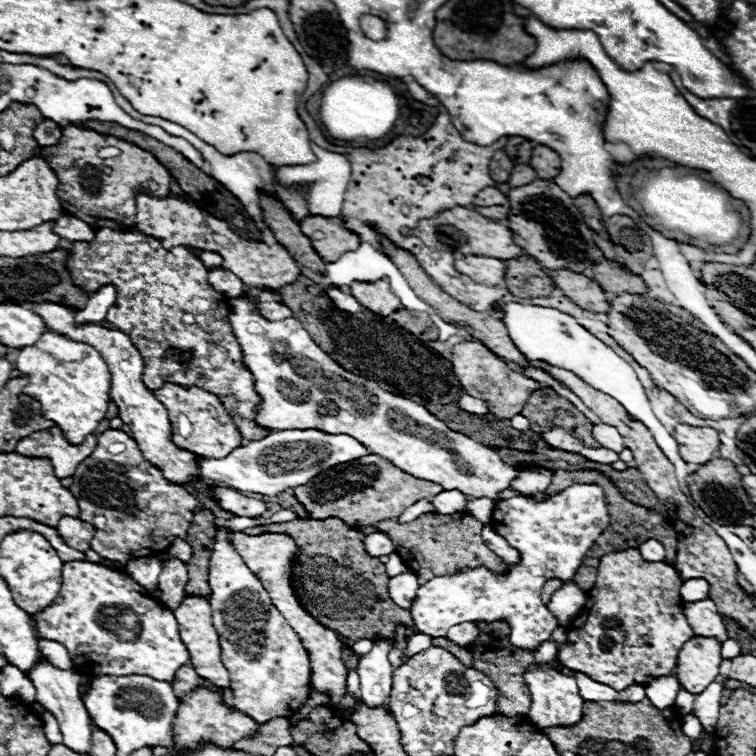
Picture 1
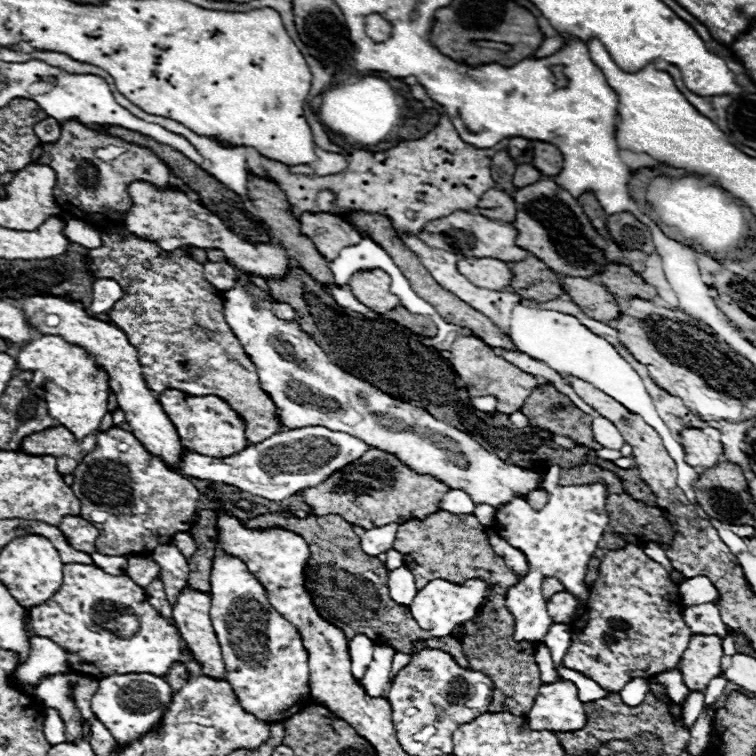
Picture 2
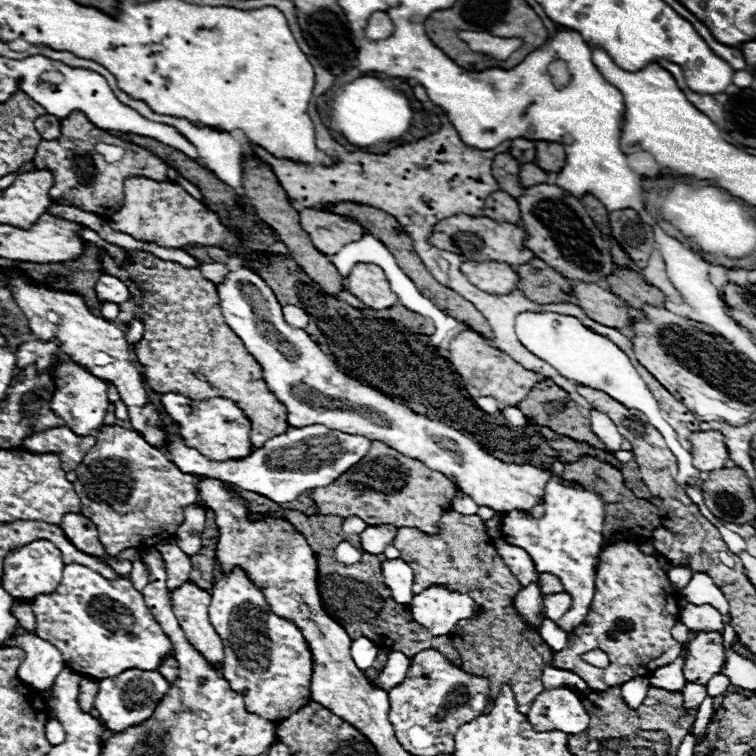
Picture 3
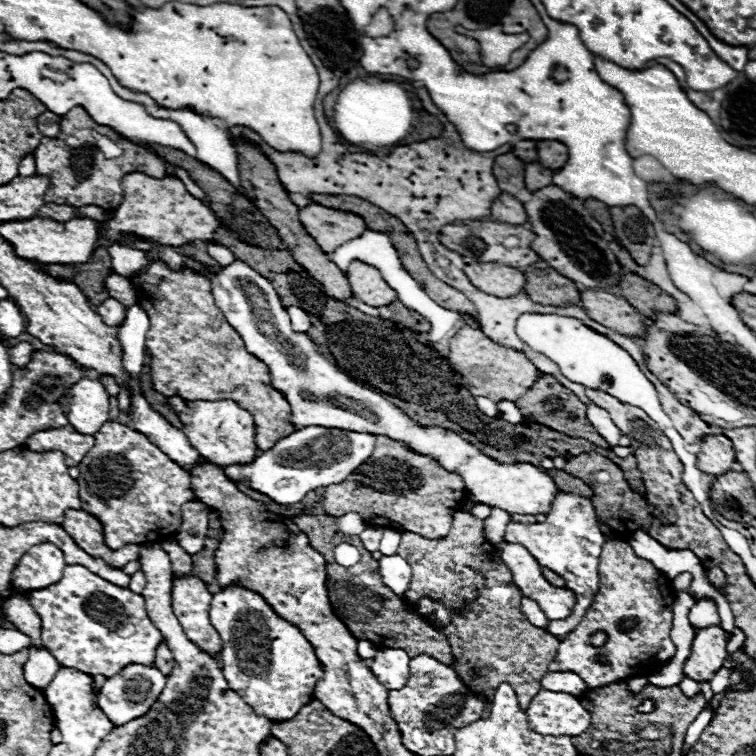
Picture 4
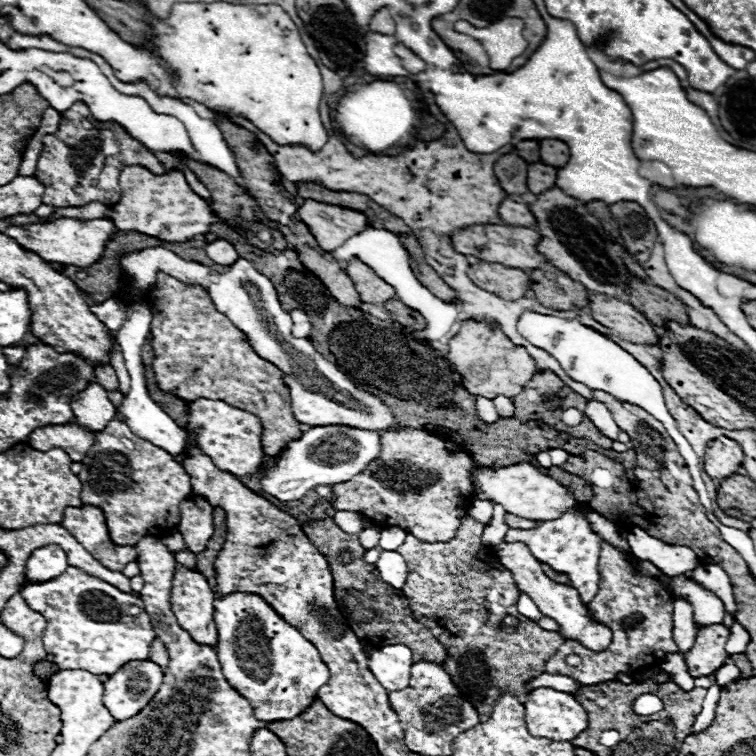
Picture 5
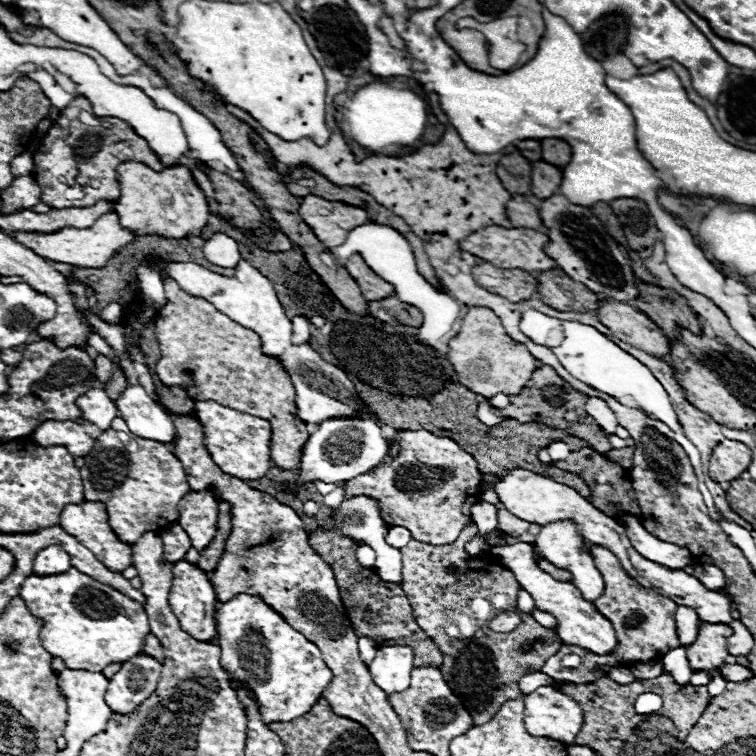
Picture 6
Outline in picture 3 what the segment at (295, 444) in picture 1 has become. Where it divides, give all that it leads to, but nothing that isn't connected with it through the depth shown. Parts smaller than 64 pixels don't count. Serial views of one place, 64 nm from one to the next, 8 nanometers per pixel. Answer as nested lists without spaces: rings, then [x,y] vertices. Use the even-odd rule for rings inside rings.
[[[314,424],[304,428],[290,428],[286,434],[274,436],[262,448],[252,450],[252,454],[242,460],[226,460],[226,462],[208,460],[194,448],[188,448],[182,436],[170,438],[166,448],[162,450],[186,474],[218,478],[226,484],[232,484],[250,492],[258,492],[270,498],[272,502],[286,504],[286,502],[298,500],[298,496],[306,494],[308,490],[328,486],[330,482],[340,478],[344,470],[350,470],[352,466],[356,466],[356,462],[360,462],[360,458],[364,458],[364,454],[368,454],[370,446],[372,446],[372,440],[368,438],[346,434],[340,430],[330,430],[322,424]]]

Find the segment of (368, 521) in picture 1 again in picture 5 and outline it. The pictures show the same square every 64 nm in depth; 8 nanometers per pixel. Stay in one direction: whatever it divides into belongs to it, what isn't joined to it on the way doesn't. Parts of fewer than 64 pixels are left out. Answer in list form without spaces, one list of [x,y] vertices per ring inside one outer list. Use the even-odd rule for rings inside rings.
[[[402,428],[396,432],[386,432],[382,434],[382,454],[362,474],[332,488],[332,494],[336,496],[332,506],[336,510],[360,510],[378,524],[400,526],[424,542],[448,542],[456,536],[456,530],[468,514],[468,506],[474,498],[474,486],[470,480],[472,466],[474,460],[466,452],[450,452],[442,438],[436,438],[426,430]]]

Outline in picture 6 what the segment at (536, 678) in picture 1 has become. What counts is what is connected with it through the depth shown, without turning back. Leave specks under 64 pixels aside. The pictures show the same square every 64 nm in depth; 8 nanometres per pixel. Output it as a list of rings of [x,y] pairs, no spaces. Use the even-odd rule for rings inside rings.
[[[540,686],[524,696],[524,706],[524,724],[532,736],[572,744],[584,722],[580,704],[550,686]]]

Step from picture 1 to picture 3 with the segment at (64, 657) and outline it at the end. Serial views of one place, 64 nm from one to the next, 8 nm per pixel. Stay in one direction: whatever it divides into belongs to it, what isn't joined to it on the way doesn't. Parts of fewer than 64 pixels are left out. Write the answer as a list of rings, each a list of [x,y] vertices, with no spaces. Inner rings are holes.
[[[16,634],[2,648],[22,648],[26,653],[18,677],[34,690],[49,689],[66,666],[60,652],[46,640],[32,634]]]

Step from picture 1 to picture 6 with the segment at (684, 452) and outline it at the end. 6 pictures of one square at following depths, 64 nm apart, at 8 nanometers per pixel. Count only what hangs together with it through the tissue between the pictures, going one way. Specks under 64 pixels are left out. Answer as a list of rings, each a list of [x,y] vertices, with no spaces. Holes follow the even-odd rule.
[[[724,440],[720,442],[710,458],[708,474],[714,482],[730,482],[732,478],[740,478],[742,472],[748,470],[752,460],[752,452],[742,442]]]

